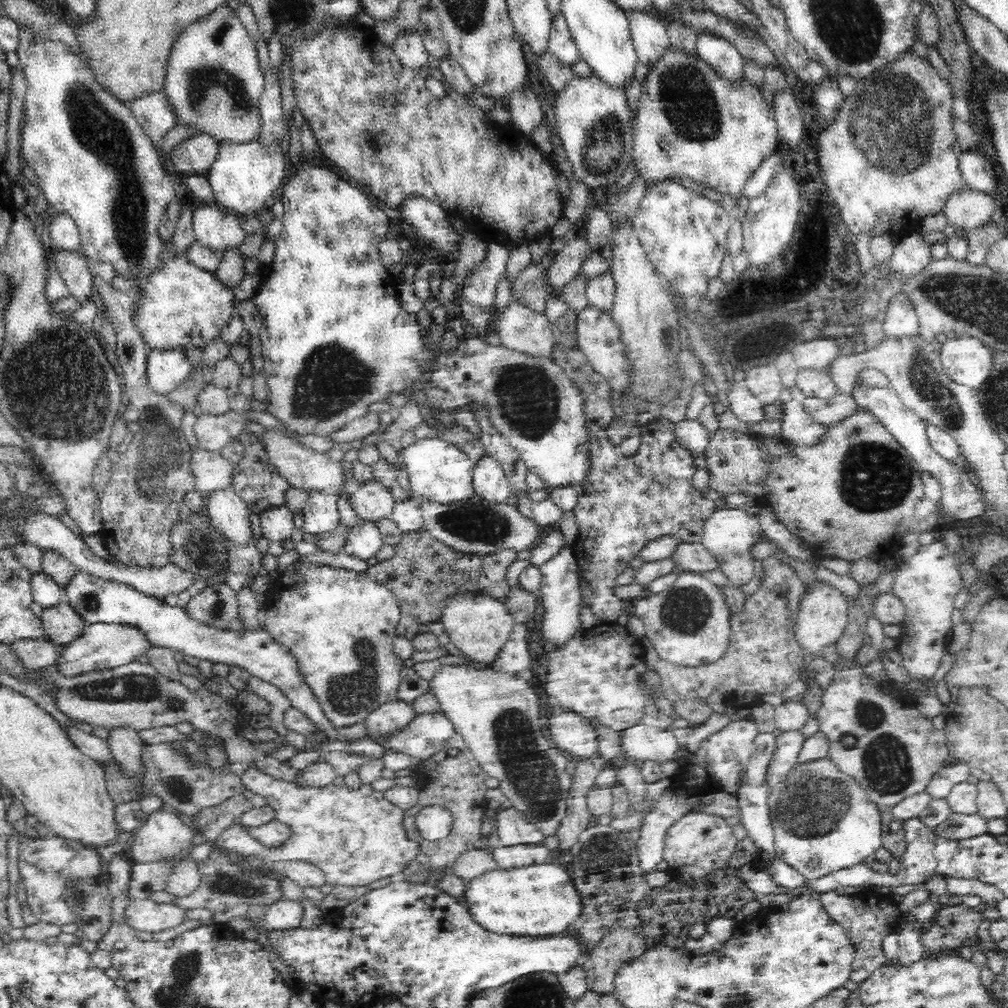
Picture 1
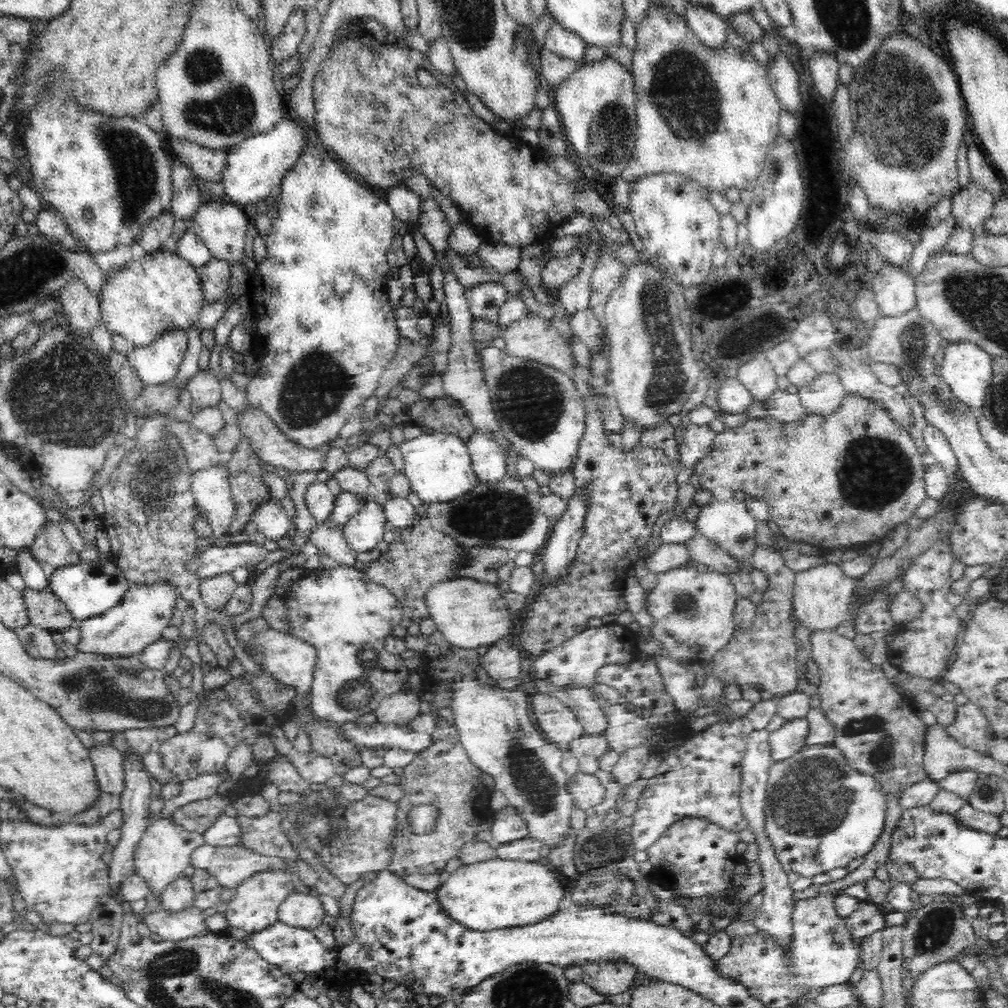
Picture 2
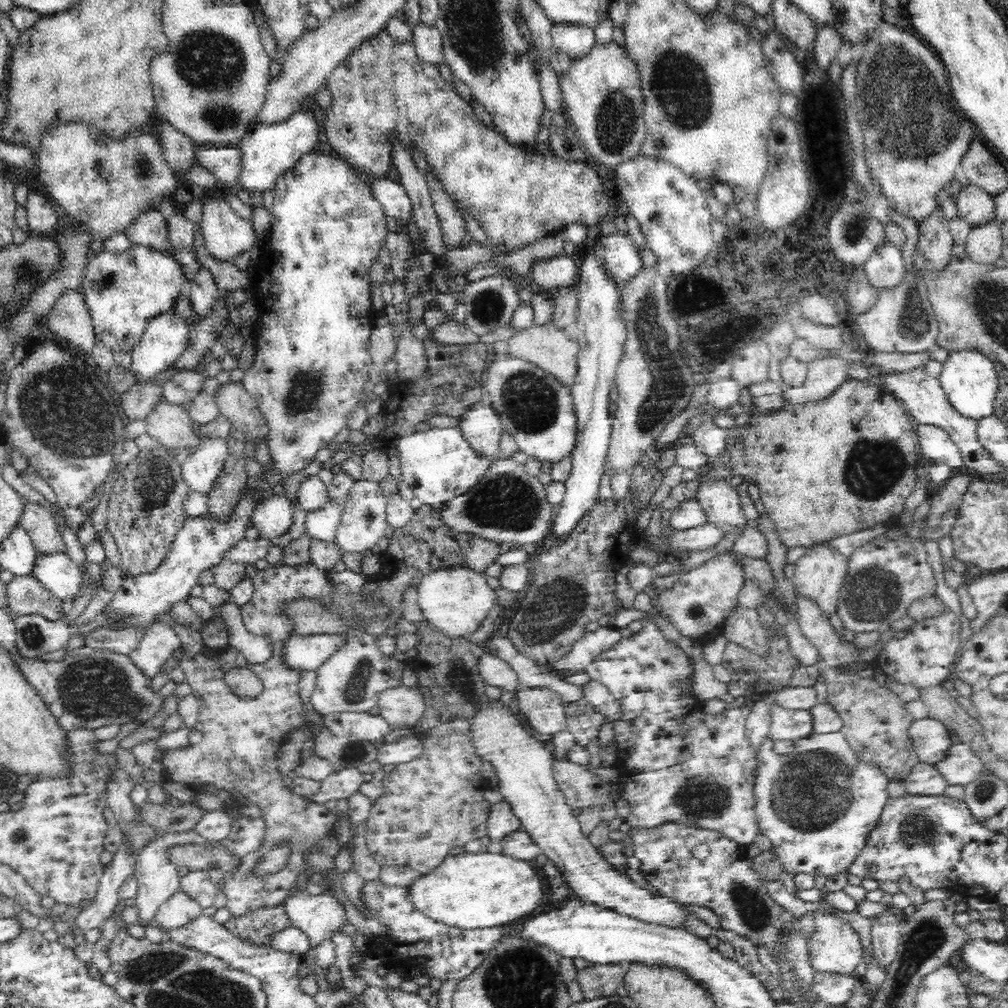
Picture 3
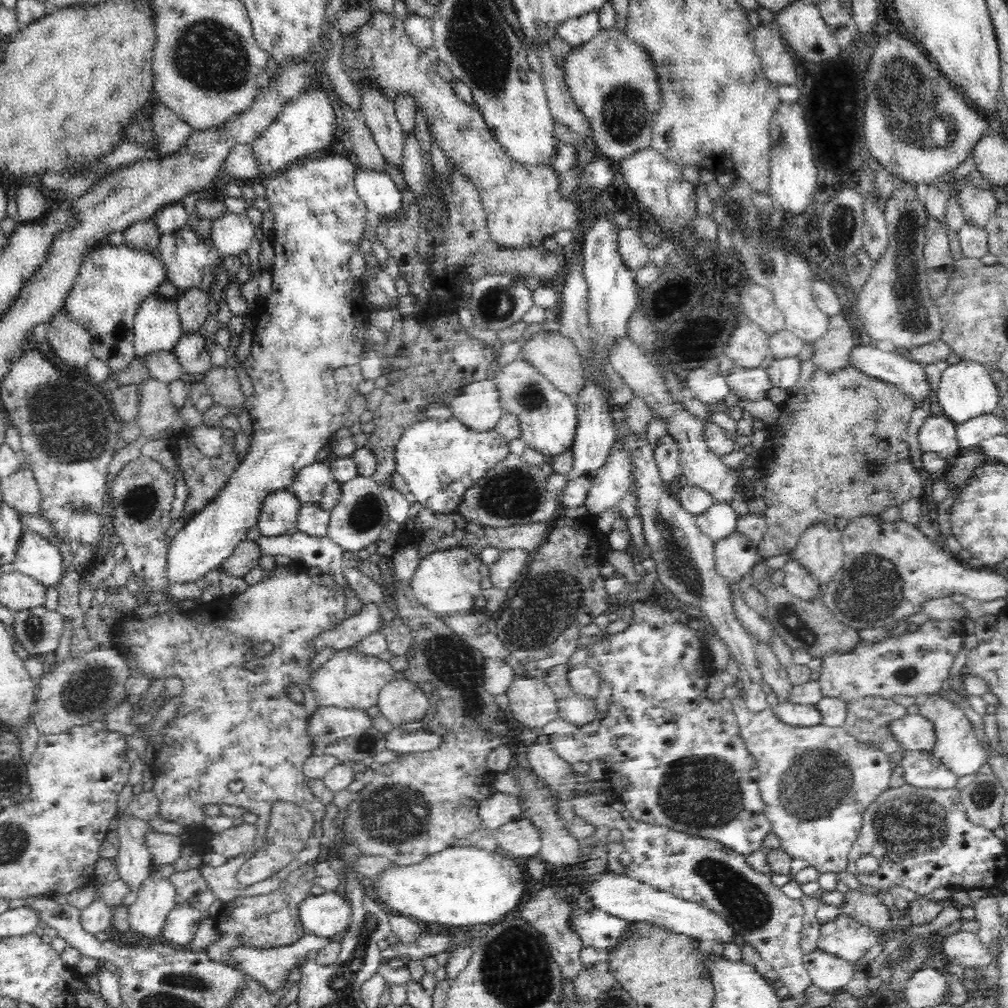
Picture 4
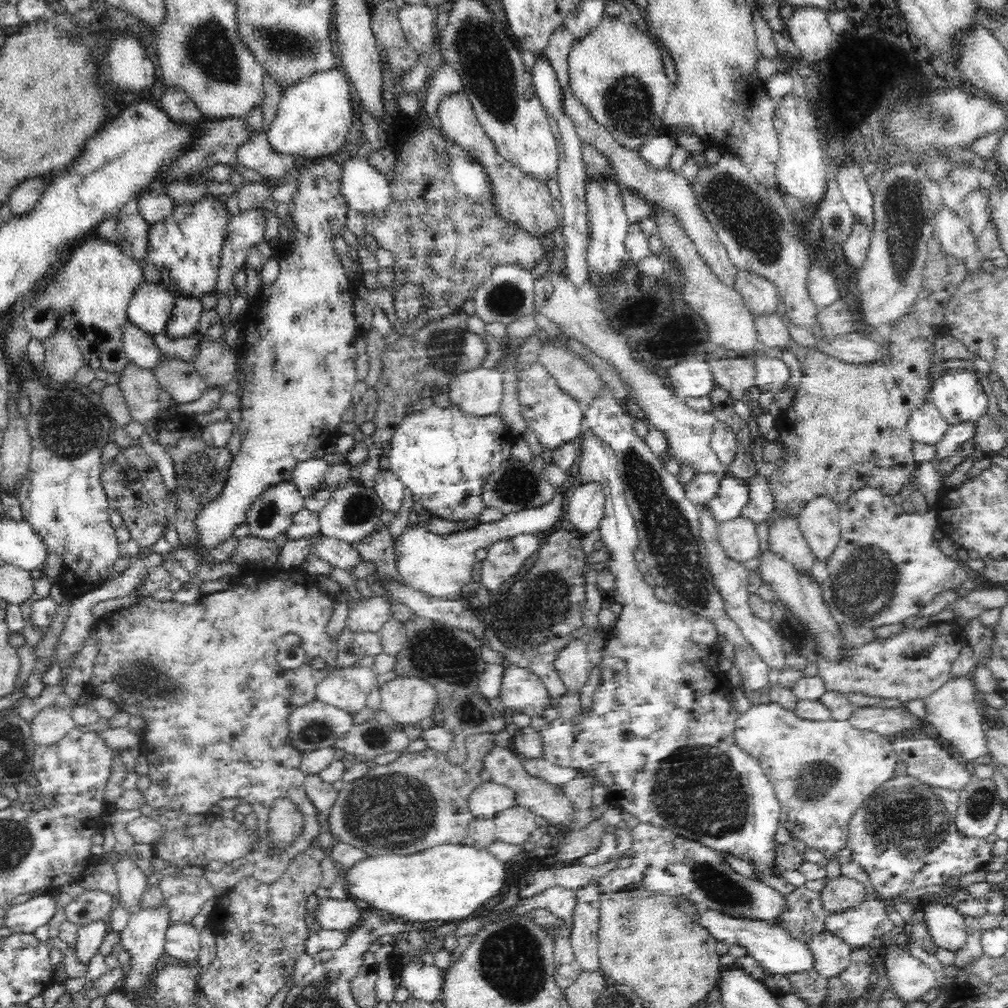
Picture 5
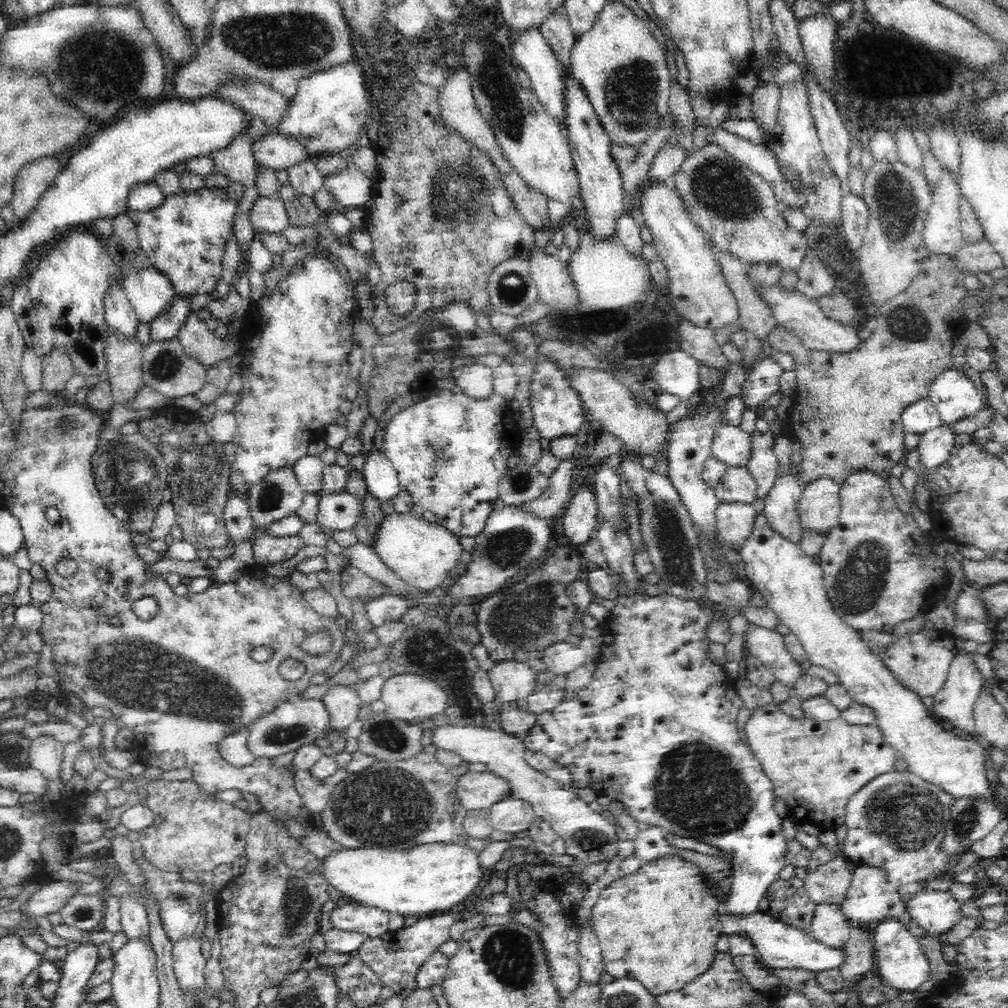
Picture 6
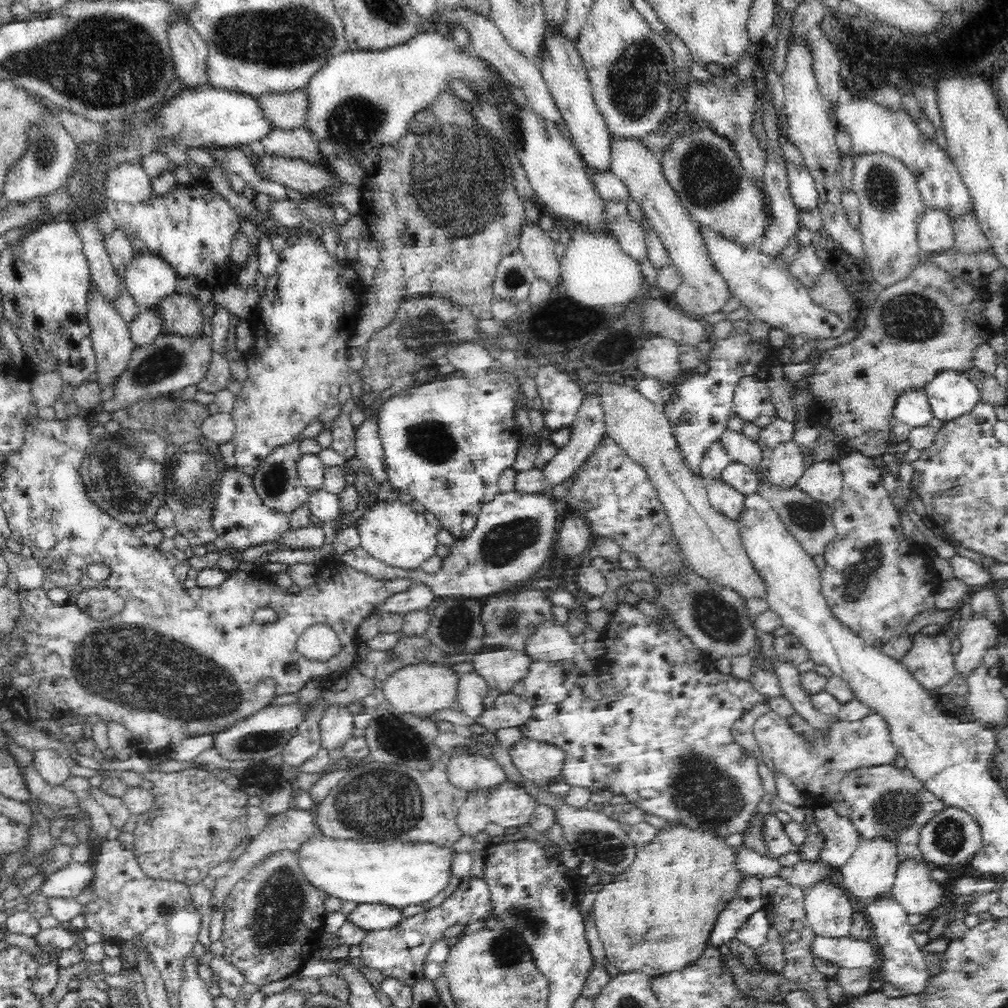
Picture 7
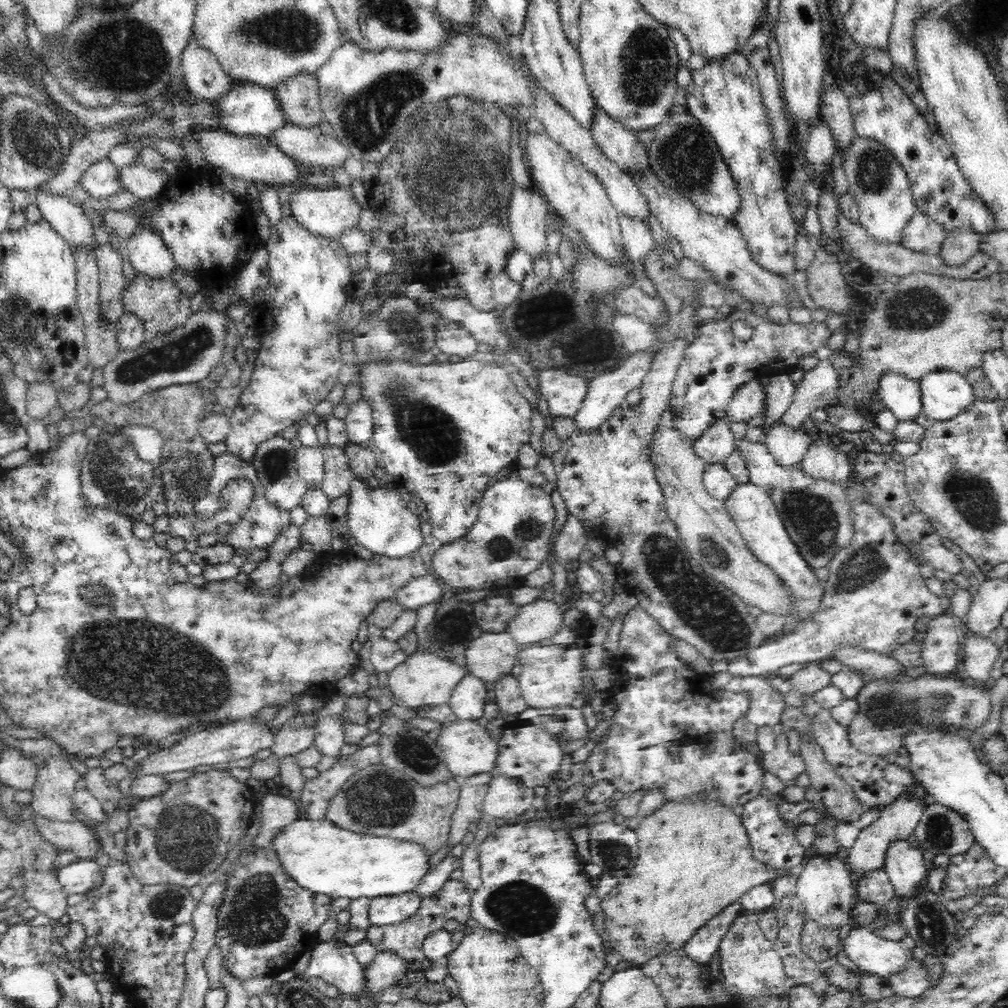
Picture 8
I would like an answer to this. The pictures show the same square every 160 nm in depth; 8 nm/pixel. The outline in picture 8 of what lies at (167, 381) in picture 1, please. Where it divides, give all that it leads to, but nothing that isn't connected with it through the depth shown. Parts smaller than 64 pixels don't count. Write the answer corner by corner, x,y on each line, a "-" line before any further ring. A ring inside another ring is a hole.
139,226
138,232
128,242
124,242
124,252
138,277
170,279
177,267
172,253
160,237

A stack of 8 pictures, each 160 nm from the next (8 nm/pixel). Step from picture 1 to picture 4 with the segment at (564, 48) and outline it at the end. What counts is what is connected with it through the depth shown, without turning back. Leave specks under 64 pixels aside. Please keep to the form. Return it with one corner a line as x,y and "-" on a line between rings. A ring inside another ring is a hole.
596,12
570,18
556,28
556,36
573,49
584,47
584,44
590,43
600,32
600,20

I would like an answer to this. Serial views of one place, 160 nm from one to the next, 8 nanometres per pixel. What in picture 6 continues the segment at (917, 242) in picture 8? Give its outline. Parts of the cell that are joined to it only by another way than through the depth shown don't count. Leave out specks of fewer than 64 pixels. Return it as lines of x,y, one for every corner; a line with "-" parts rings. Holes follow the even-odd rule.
944,170
927,210
924,242
928,251
954,257
965,245
959,221
960,195
958,184

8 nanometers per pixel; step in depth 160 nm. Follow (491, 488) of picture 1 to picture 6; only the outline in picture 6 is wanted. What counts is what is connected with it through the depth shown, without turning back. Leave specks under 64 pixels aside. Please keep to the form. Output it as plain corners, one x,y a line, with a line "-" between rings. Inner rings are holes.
471,362
452,370
455,386
464,396
476,402
488,400
495,394
493,388
493,368
480,362

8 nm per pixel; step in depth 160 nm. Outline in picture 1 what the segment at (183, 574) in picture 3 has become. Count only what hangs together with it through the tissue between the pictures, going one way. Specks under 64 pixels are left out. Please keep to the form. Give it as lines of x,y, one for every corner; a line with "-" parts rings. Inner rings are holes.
90,624
84,630
84,636
74,640
59,652
56,663
56,675
72,680
92,671
112,670
123,664
128,664
150,648
143,632
131,626
112,624

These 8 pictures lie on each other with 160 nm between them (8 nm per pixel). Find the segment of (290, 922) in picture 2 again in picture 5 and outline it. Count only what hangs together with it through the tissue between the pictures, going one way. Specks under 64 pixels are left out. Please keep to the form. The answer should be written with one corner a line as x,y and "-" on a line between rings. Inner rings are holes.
322,897
312,912
312,918
321,930
350,931
357,926
362,914
362,904
352,898
334,900

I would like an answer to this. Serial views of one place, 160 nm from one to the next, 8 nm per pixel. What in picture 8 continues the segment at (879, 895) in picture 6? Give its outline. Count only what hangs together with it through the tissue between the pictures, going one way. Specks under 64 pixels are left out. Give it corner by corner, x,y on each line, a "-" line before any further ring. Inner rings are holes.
916,779
916,792
912,794
912,798
902,796
894,804
884,808
879,817
868,828
864,828
860,832
854,846
843,856
855,880
863,879
864,876
868,876
876,870
883,870
888,848
896,842
904,842
904,840
907,841
912,838
912,833
918,826
924,812
923,798
926,796
928,796
927,792
924,791
924,787

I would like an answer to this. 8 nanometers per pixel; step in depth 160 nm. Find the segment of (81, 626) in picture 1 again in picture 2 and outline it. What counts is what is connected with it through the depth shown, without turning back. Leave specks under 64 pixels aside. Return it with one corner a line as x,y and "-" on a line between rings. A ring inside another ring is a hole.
26,587
22,595
33,625
51,632
62,633
77,622
69,609
50,590
36,592

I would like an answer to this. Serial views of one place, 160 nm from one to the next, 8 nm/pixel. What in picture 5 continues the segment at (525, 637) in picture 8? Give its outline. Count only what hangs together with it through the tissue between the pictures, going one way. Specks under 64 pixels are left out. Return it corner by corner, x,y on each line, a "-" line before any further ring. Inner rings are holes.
574,639
555,660
556,671
559,672
560,678
568,690
578,692
590,680
592,662
588,657
586,646
588,646
588,640

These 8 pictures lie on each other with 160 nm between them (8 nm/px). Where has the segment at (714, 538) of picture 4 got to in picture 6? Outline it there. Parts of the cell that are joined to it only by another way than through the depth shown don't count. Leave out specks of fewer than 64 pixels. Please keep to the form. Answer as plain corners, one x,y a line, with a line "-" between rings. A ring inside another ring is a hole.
730,466
715,489
718,505
752,504
757,484
747,466

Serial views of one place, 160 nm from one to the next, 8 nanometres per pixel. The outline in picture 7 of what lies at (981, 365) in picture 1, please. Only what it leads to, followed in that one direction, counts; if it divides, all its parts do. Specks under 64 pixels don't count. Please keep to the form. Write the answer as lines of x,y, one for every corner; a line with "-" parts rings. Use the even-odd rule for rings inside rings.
944,371
926,384
932,413
941,421
951,421
972,412
981,402
979,388
964,373

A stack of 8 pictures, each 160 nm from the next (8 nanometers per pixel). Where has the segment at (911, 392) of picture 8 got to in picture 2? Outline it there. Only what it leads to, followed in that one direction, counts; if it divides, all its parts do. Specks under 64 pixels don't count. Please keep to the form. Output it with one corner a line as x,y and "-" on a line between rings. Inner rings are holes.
928,424
923,428
923,440
931,459
940,464
946,474
957,474
957,456
952,450
946,435
938,427

